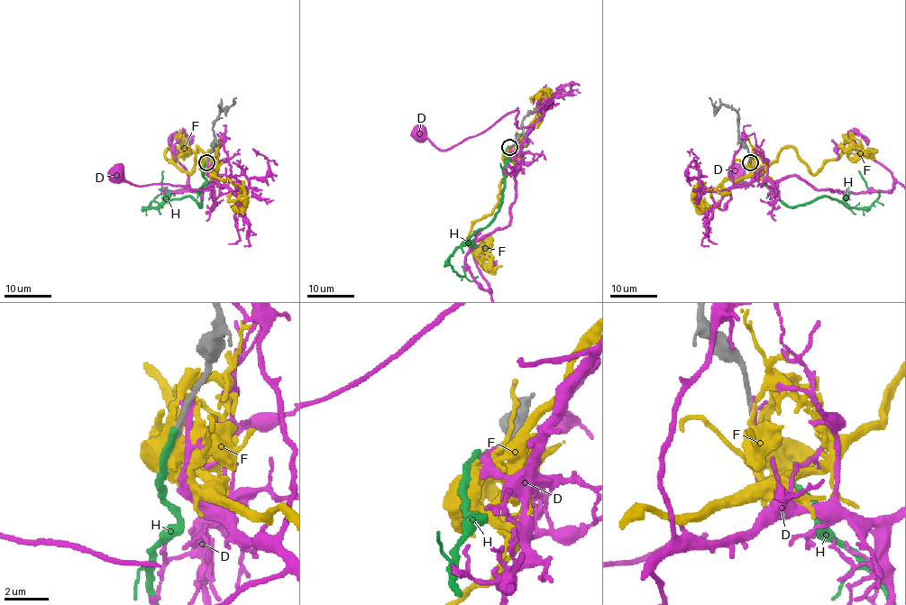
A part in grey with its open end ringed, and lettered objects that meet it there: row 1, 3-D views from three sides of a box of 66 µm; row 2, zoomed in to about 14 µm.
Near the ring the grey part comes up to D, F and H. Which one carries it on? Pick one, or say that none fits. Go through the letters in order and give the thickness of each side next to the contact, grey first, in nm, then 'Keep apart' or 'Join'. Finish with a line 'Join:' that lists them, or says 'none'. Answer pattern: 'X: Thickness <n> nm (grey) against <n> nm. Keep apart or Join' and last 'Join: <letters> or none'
D: Thickness 320 nm (grey) against 300 nm. Keep apart
F: Thickness 280 nm (grey) against 380 nm. Keep apart
H: Thickness 260 nm (grey) against 320 nm. Join
Join: H

